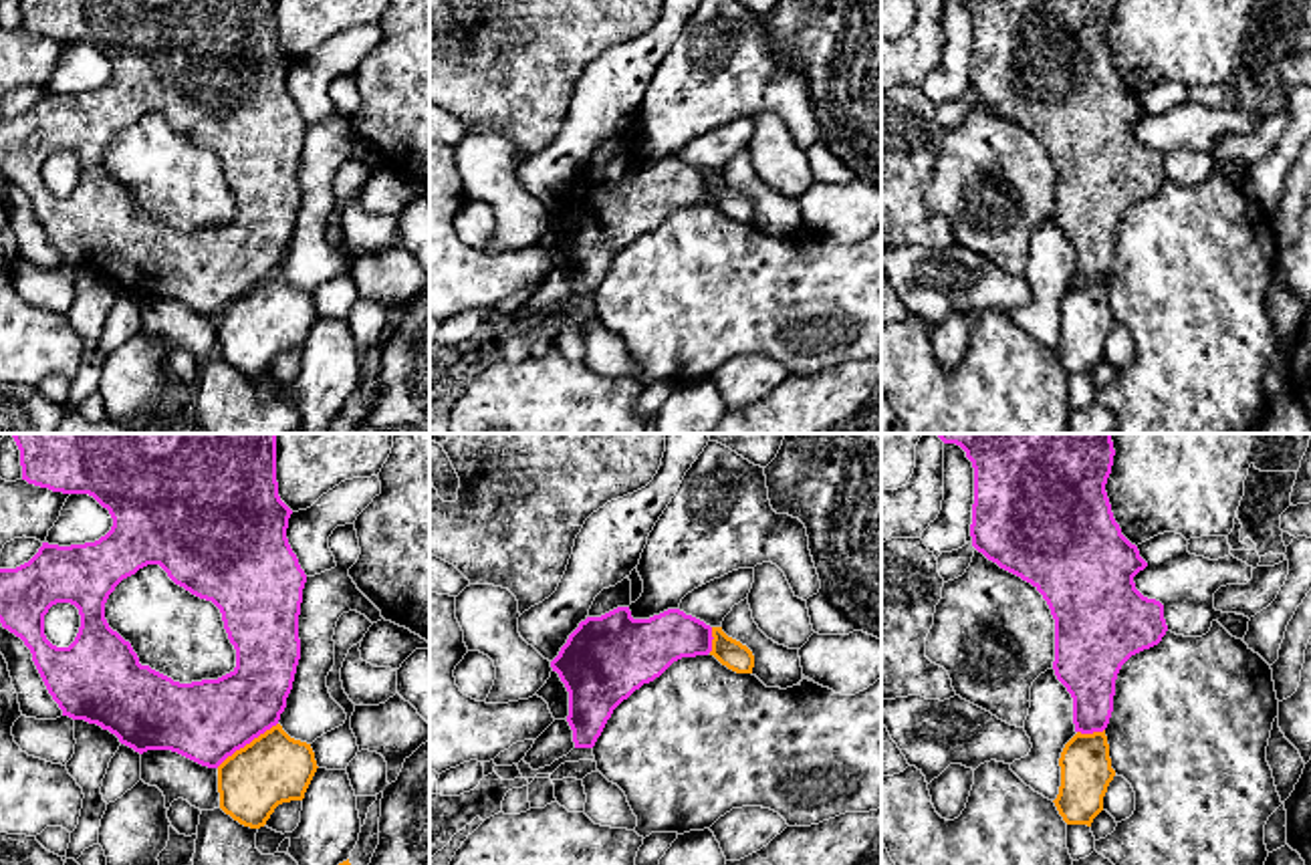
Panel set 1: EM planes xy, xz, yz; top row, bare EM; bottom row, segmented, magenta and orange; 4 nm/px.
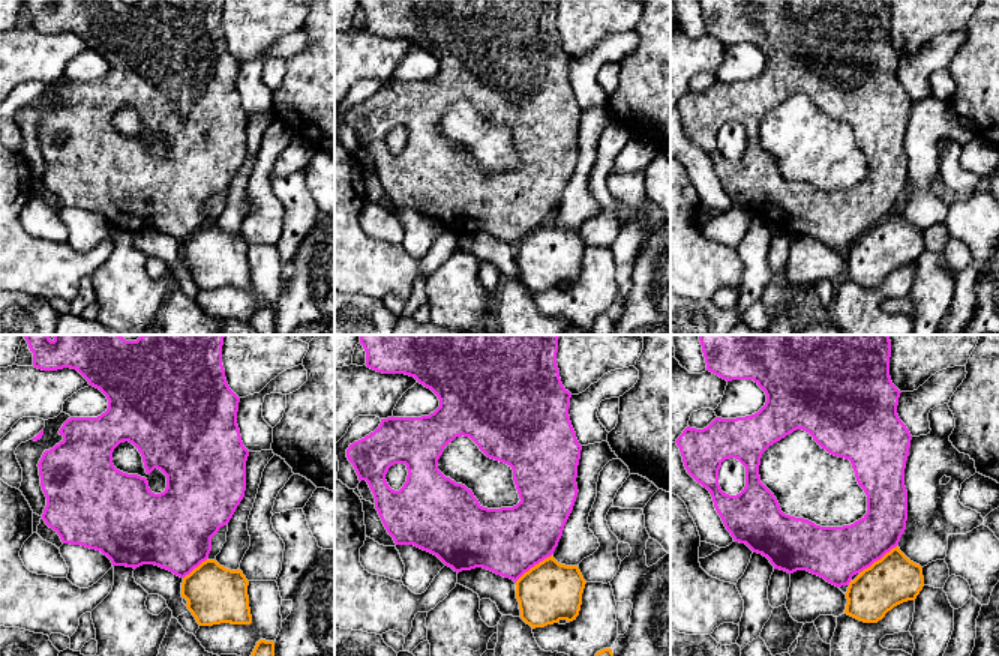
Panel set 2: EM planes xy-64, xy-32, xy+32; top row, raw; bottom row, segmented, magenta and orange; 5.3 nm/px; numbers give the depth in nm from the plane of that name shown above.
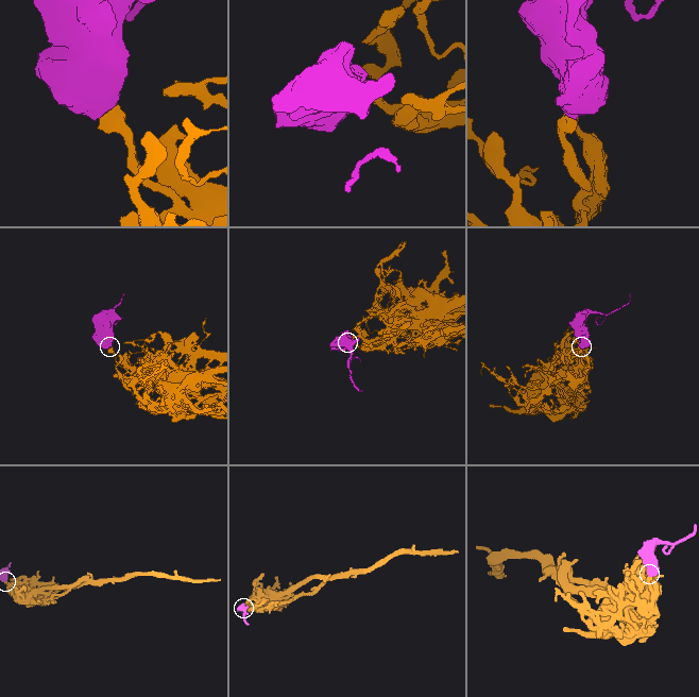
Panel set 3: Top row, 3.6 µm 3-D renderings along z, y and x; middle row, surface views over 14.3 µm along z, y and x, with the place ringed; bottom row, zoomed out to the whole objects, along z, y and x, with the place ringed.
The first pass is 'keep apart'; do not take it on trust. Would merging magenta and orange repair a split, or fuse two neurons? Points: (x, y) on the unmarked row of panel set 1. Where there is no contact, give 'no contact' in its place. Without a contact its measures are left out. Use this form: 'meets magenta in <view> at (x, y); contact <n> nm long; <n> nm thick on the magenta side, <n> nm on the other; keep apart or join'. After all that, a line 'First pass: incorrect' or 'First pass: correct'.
meets magenta in xy at (247, 291); contact 300 nm long; 320 nm thick on the magenta side, 280 nm on the other; keep apart
First pass: correct

